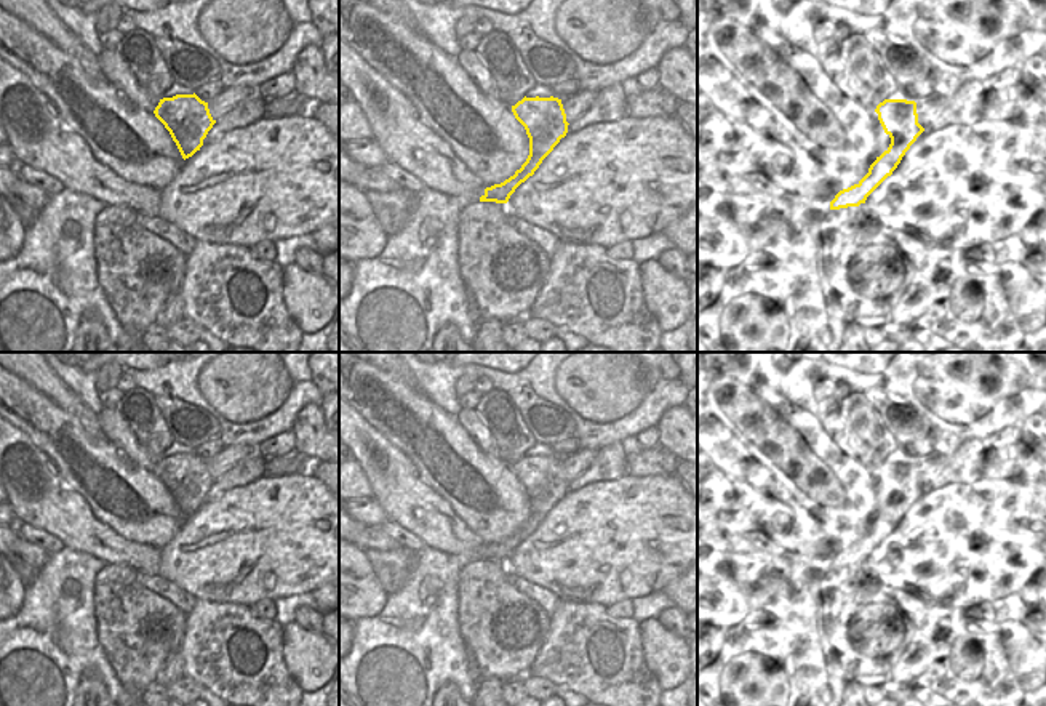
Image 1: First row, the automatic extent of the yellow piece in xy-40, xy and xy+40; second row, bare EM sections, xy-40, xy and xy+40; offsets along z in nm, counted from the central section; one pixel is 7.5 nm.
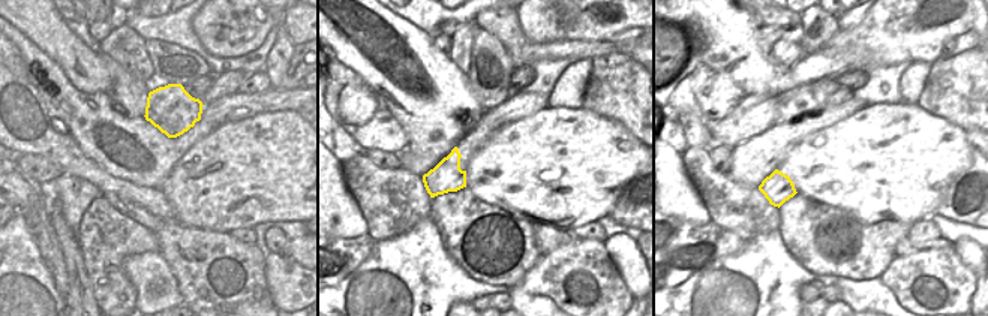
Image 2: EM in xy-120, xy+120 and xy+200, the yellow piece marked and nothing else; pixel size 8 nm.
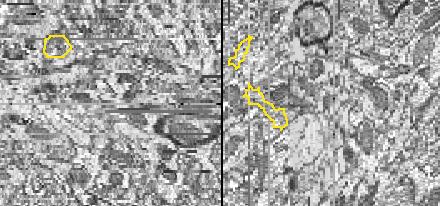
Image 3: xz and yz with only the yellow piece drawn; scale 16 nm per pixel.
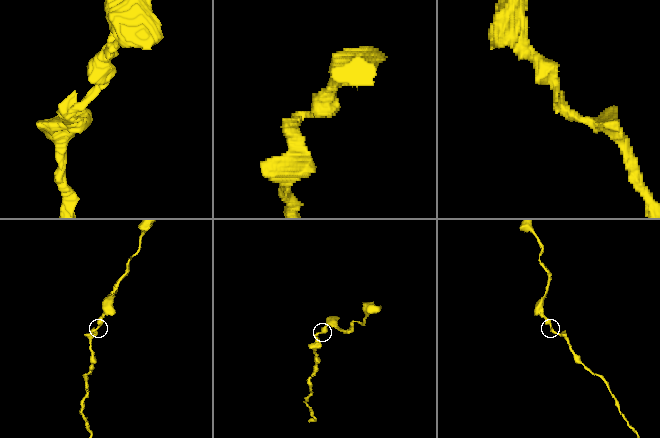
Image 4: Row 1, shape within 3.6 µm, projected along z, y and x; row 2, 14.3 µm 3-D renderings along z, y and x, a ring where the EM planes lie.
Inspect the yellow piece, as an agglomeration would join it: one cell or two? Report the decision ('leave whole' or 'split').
leave whole

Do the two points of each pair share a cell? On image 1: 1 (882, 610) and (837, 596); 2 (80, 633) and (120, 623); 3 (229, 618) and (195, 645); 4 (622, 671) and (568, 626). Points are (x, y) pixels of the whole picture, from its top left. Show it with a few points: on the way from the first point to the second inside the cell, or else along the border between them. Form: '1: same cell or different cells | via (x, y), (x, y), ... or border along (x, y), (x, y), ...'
1: same cell | via (870, 610), (856, 610), (848, 602)
2: different cells | border along (93, 593), (96, 639), (111, 665)
3: same cell | via (221, 626), (203, 644)
4: same cell | via (610, 658), (589, 637), (581, 636)

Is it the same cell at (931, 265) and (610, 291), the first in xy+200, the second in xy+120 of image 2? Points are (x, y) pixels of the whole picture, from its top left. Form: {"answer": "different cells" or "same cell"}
{"answer": "same cell"}

